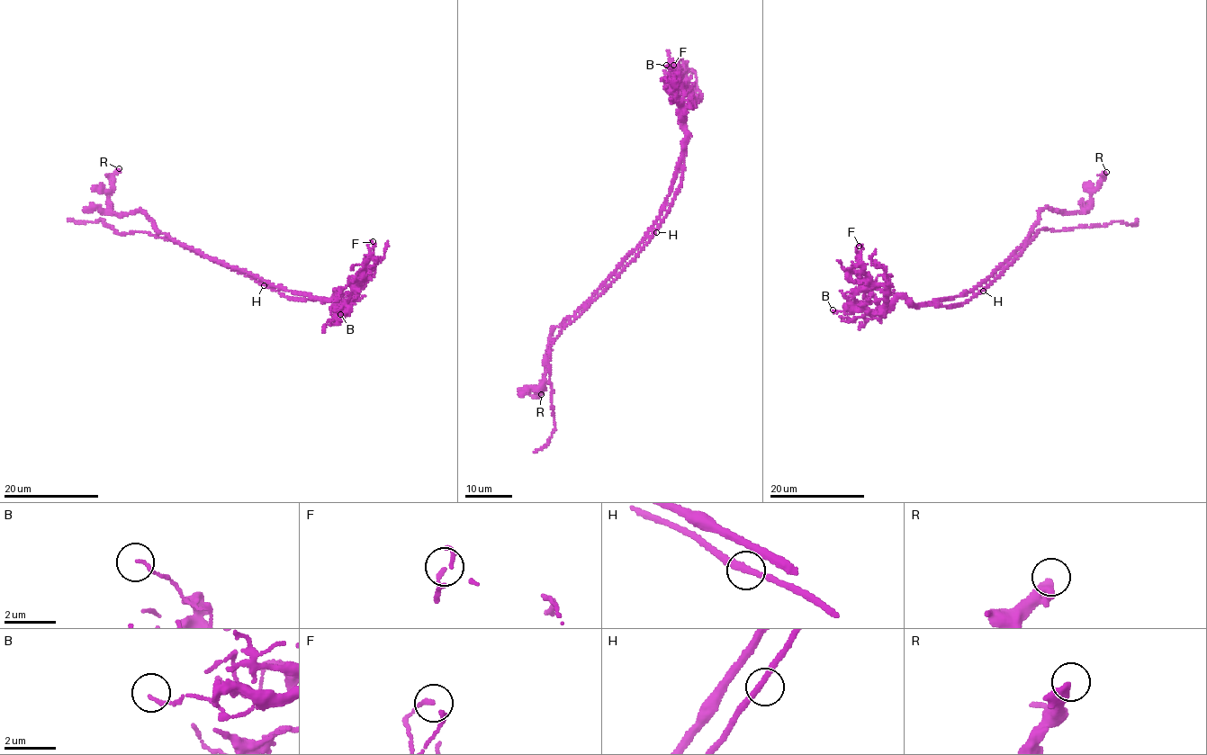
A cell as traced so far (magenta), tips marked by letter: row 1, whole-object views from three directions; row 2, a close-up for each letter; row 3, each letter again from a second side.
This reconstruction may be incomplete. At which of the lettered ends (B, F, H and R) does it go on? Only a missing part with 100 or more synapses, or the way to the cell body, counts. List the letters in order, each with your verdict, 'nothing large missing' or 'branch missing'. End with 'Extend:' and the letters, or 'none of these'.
B: nothing large missing
F: nothing large missing
H: nothing large missing
R: nothing large missing
Extend: none of these

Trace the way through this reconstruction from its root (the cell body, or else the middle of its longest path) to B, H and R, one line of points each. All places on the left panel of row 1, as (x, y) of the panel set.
B: (250, 274), (311, 297), (332, 300), (337, 292), (333, 307), (338, 310), (345, 307), (347, 311), (340, 314)
H: (250, 274), (184, 246), (264, 285)
R: (250, 274), (205, 256), (162, 234), (151, 219), (140, 211), (122, 215), (111, 211), (108, 193), (119, 168)

